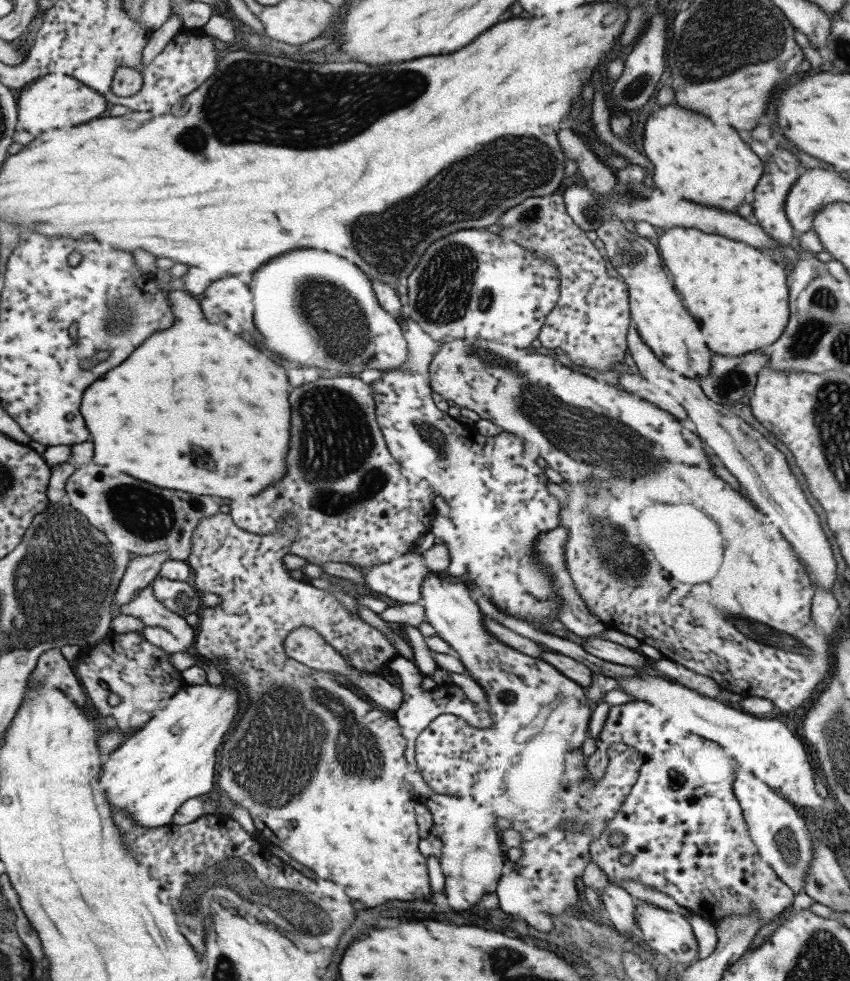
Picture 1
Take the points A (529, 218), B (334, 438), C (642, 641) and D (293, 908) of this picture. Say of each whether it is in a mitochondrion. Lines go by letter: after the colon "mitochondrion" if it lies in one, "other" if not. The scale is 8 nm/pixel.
A: mitochondrion
B: mitochondrion
C: other
D: mitochondrion

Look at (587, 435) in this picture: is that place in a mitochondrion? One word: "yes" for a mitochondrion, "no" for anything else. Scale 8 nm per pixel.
yes

